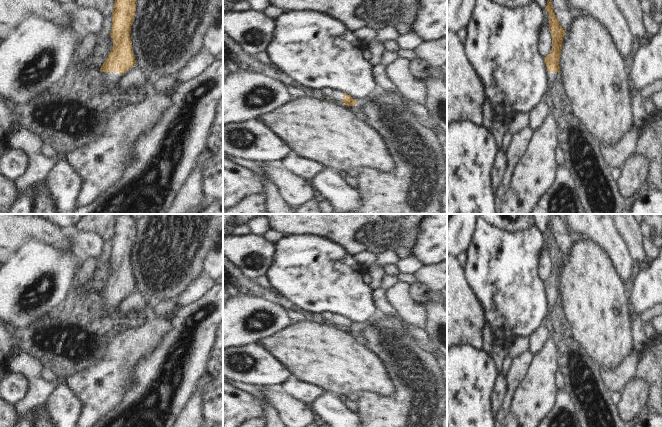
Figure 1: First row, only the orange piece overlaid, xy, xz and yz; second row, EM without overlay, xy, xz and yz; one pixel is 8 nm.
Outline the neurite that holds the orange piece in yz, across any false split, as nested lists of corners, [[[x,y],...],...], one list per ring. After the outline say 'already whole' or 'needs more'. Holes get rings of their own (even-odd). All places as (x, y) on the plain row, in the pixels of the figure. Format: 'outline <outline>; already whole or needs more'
outline [[[550,222],[547,225],[545,234],[549,238],[549,254],[552,261],[552,273],[548,280],[544,281],[543,284],[547,290],[548,303],[549,303],[549,316],[555,316],[557,310],[559,309],[560,302],[560,290],[559,283],[562,273],[562,265],[565,260],[565,254],[562,252],[561,248],[558,245],[557,240],[553,236],[552,227]]]; needs more

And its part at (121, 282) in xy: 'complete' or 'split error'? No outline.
split error

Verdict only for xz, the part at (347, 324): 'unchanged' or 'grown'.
grown

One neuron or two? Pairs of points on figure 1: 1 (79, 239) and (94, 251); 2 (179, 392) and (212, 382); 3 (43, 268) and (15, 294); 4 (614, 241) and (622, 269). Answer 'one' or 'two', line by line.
1: one
2: two
3: one
4: one

